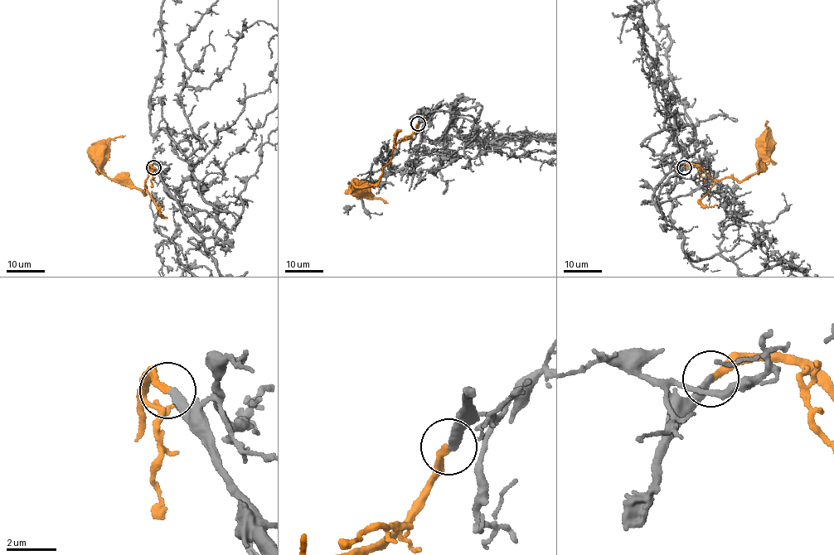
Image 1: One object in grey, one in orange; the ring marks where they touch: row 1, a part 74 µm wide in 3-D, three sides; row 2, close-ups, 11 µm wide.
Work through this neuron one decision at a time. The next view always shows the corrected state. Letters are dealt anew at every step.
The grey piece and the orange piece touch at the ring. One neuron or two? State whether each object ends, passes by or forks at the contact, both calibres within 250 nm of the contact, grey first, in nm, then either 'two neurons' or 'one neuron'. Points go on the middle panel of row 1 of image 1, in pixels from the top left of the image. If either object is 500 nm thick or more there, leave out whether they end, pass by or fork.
grey ends there; orange ends there; 280 nm thick on the grey side, 280 nm on the other; one neuron

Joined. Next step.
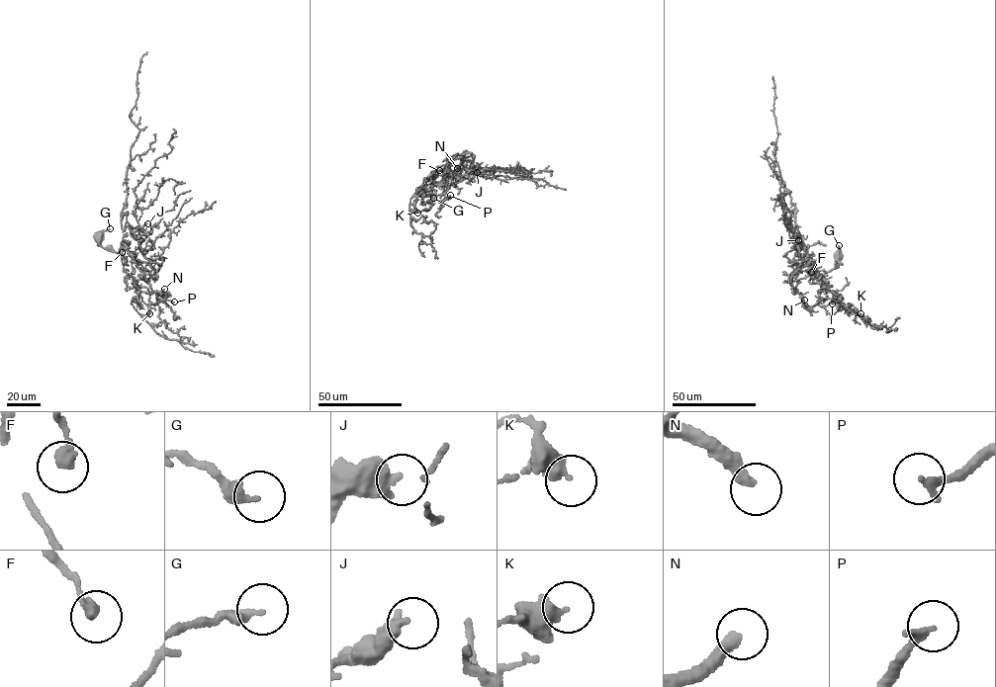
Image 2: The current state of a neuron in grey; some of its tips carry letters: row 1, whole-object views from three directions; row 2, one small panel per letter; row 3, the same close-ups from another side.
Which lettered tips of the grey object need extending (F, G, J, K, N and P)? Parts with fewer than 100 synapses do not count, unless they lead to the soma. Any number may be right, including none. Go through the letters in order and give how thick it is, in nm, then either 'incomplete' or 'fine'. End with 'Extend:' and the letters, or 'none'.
F: calibre 320 nm; fine
G: calibre 280 nm; fine
J: calibre 460 nm; fine
K: calibre 440 nm; fine
N: calibre 360 nm; incomplete
P: calibre 240 nm; fine
Extend: N

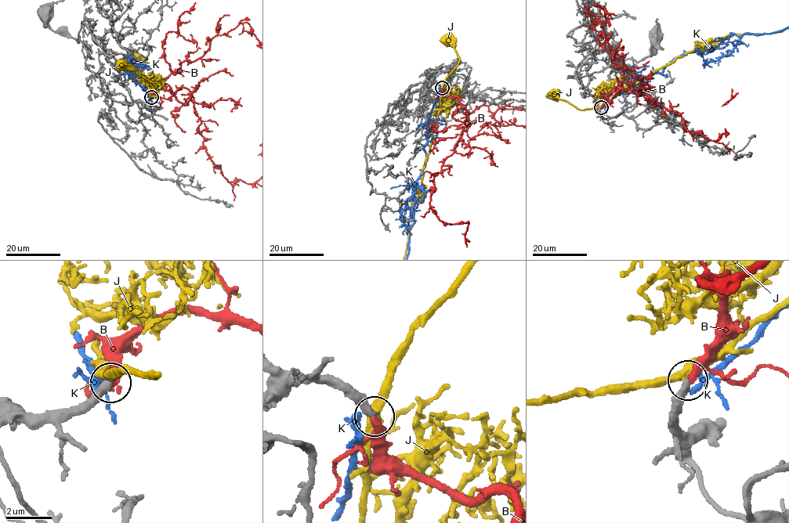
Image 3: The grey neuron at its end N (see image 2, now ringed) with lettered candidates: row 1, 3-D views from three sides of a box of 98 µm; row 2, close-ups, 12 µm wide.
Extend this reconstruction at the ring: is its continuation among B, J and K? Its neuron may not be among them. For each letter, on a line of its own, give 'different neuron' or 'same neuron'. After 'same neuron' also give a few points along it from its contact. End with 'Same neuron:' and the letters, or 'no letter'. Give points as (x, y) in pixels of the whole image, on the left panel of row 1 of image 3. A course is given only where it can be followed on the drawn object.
B: same neuron
J: different neuron
K: different neuron
Same neuron: B

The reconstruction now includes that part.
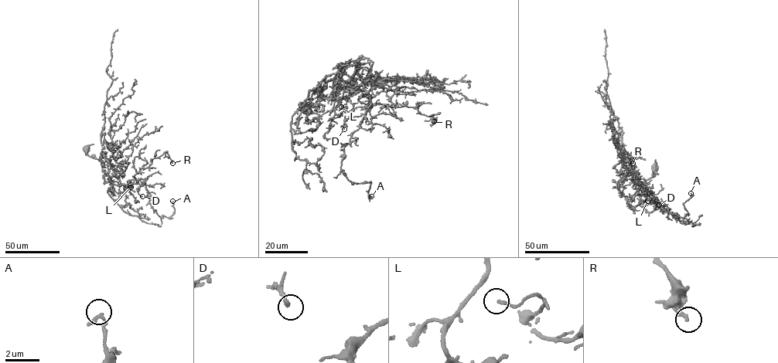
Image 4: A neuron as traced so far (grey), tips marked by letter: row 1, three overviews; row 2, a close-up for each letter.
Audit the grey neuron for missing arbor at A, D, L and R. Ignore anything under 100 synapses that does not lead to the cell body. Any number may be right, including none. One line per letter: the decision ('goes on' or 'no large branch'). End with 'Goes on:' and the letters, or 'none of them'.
A: no large branch
D: no large branch
L: no large branch
R: no large branch
Goes on: none of them

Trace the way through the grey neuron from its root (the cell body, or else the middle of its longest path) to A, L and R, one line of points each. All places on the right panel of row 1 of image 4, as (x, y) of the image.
A: (653, 167), (646, 180), (625, 178), (628, 205), (629, 195), (646, 192), (684, 217), (690, 193)
L: (653, 167), (655, 175), (645, 180), (629, 174), (622, 185), (628, 205), (638, 190), (647, 201)
R: (653, 167), (655, 175), (646, 180), (631, 174), (625, 178), (628, 205), (639, 184), (632, 163)

